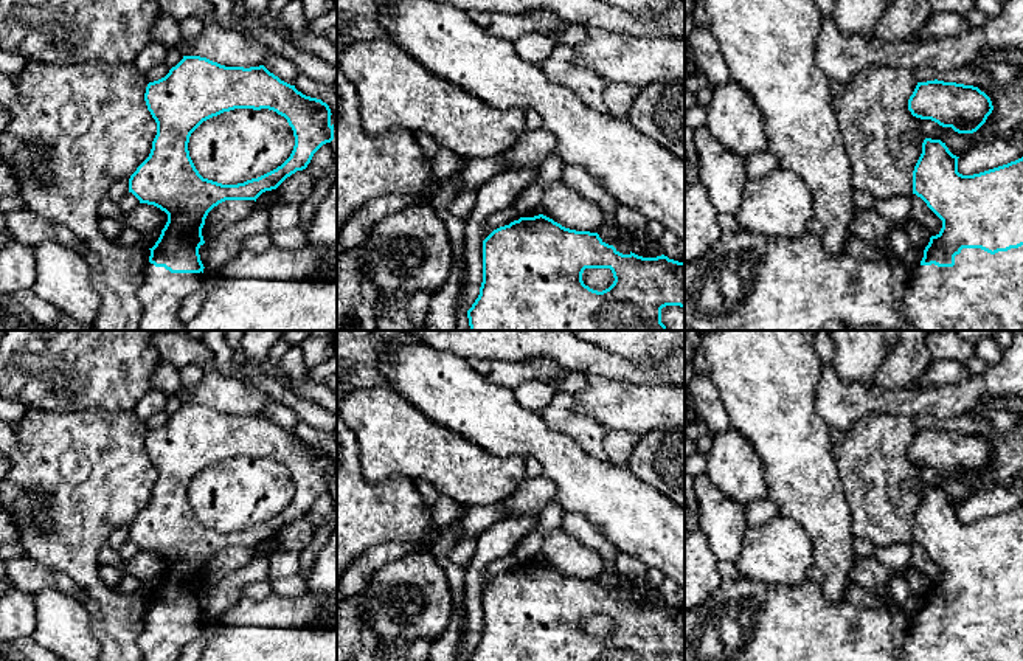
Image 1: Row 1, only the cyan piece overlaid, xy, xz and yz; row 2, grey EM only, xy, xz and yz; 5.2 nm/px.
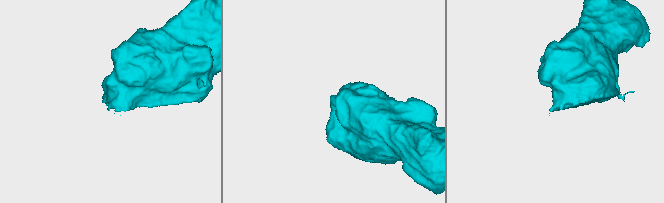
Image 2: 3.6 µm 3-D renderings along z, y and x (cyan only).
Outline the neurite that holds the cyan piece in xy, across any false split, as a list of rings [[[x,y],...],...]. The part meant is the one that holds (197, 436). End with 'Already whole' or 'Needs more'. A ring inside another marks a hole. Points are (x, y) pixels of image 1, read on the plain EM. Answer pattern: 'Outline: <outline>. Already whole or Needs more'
Outline: [[[183,403],[183,407],[169,417],[169,420],[154,430],[149,430],[144,441],[147,458],[157,470],[157,483],[152,489],[149,504],[137,515],[129,526],[129,540],[140,551],[147,551],[160,555],[168,562],[168,569],[161,582],[151,597],[149,610],[144,616],[144,628],[137,638],[141,650],[141,661],[179,661],[183,647],[203,635],[203,611],[199,596],[205,591],[202,576],[208,560],[225,548],[255,548],[265,538],[276,537],[287,524],[296,518],[303,518],[310,510],[314,501],[326,490],[334,487],[334,472],[331,470],[331,456],[326,450],[317,445],[303,442],[278,424],[270,420],[264,413],[259,414],[225,414],[200,403]],[[234,456],[269,456],[284,464],[293,478],[295,493],[290,504],[276,517],[238,532],[222,532],[203,526],[196,517],[188,490],[191,481],[206,467]]]. Needs more

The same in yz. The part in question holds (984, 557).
Outline: [[[925,486],[922,501],[913,518],[913,542],[921,545],[927,554],[942,568],[942,576],[930,585],[924,605],[911,628],[907,632],[903,652],[907,661],[1023,661],[1023,504],[1007,512],[973,521],[958,520],[958,506],[941,487]]]. Needs more

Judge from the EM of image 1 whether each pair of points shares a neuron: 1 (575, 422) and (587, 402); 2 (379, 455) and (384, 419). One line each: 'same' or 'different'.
1: different
2: same

